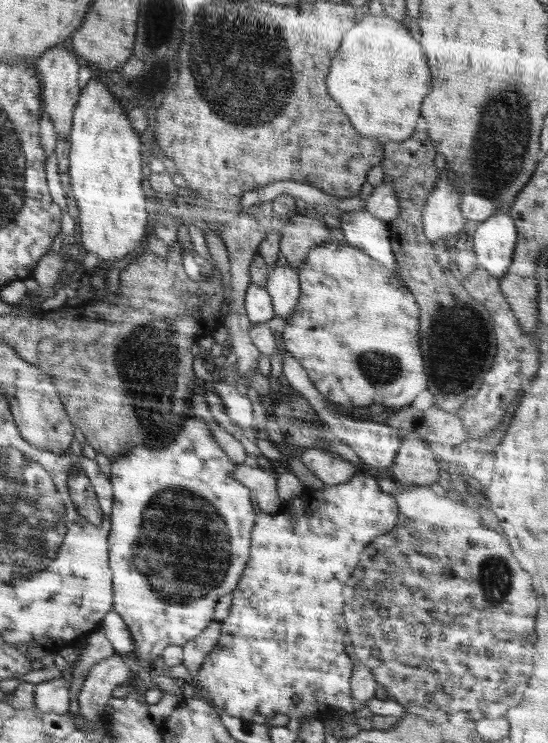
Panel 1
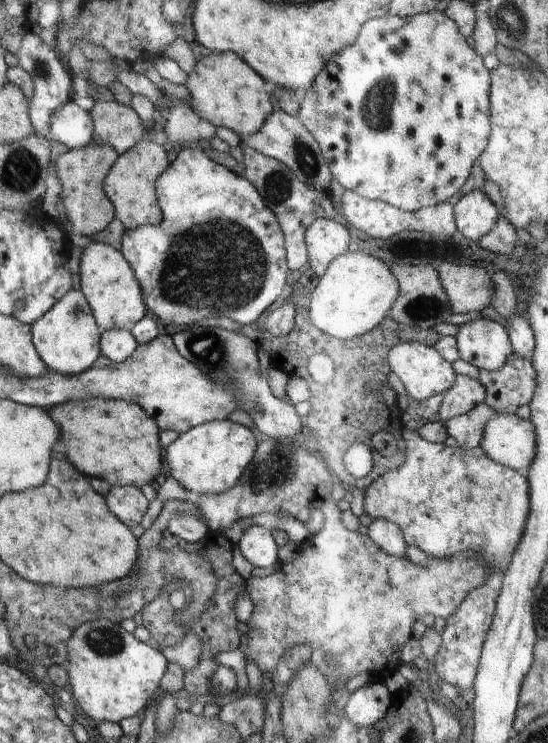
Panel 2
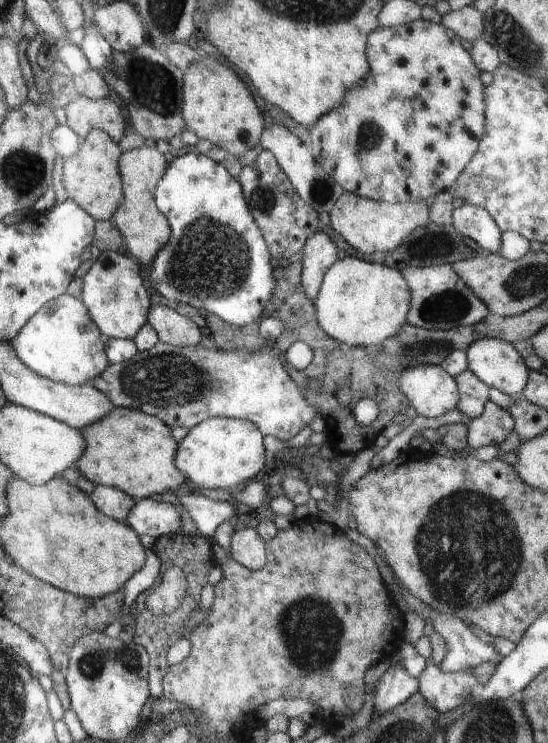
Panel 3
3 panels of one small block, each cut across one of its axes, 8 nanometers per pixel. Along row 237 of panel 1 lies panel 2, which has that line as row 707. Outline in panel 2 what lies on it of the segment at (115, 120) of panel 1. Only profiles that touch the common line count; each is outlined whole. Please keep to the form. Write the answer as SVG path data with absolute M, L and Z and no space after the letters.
M106 619L91 620L80 626L74 642L70 642L67 689L77 705L97 723L106 720L119 723L155 702L168 663L163 650L139 641L121 624Z

